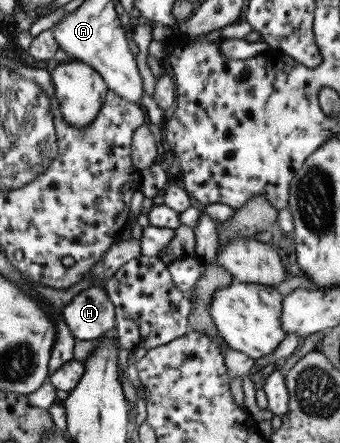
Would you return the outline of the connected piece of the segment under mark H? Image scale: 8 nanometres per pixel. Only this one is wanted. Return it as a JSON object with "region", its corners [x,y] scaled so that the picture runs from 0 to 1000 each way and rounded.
{"region":[[[274,646],[238,657],[179,700],[221,765],[256,770],[332,749],[338,691],[303,648]]]}

